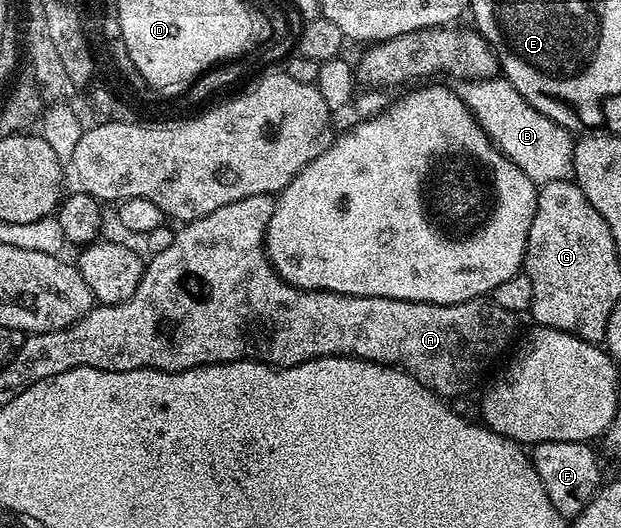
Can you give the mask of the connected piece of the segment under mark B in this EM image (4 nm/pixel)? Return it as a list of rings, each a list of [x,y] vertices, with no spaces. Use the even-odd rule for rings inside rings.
[[[504,77],[463,82],[457,95],[478,118],[478,123],[499,151],[502,151],[536,185],[570,179],[574,174],[575,136],[566,128],[544,117]]]

